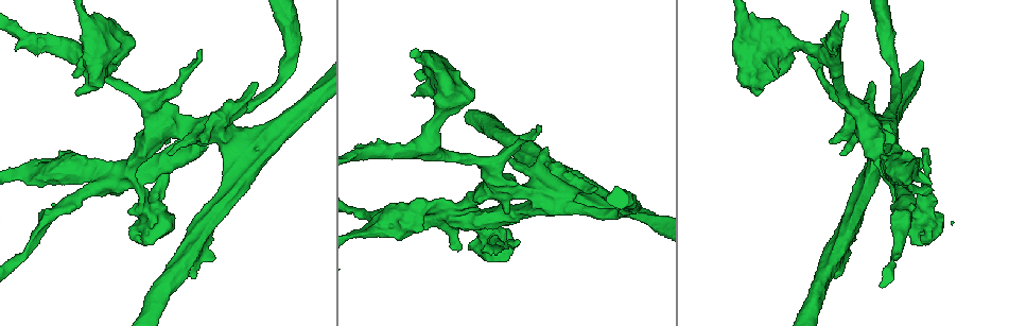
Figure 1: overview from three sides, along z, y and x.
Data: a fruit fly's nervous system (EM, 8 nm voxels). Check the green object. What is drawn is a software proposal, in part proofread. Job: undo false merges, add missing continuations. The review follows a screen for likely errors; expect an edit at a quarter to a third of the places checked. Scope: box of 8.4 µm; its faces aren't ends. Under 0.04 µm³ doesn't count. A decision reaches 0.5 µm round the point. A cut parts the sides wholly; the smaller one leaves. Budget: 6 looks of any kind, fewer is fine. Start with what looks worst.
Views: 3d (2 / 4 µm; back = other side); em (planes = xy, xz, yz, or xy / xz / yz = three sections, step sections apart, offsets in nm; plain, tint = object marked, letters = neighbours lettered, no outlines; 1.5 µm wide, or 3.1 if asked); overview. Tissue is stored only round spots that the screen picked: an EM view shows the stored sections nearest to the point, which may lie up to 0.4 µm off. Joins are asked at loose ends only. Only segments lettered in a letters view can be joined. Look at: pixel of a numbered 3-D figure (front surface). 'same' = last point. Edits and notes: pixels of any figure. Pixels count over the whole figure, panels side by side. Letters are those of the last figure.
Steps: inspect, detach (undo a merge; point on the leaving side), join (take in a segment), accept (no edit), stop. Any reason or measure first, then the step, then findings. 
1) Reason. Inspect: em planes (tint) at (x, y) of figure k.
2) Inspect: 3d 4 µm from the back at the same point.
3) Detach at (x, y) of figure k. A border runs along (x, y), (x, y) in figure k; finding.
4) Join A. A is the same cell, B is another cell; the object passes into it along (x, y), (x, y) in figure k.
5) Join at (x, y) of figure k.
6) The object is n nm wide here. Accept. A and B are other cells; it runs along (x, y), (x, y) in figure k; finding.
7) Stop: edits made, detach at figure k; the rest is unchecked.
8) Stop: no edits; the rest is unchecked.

Stops while still wide. Inspect: 3d 4 µm at (546, 164) of figure 1.

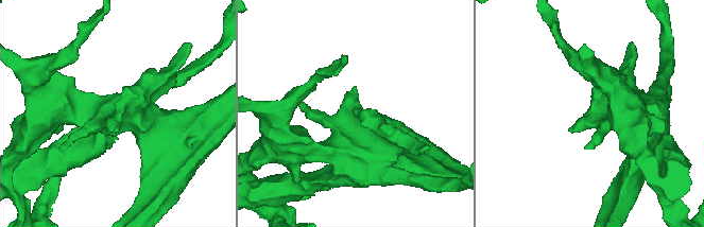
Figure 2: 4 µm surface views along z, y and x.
Need the tissue. Inspect: em planes (letters) at (122, 99) of figure 2.

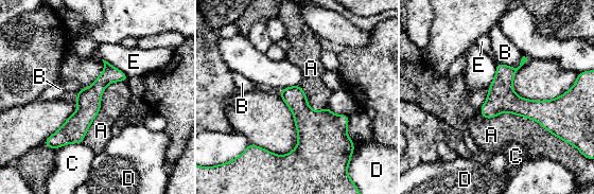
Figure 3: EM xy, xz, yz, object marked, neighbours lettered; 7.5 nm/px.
Accept. A, B, C, D and E are other cells; no lettered segment goes on from it.

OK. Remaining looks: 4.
Sudden change in width. Inspect: em planes (tint) at (27, 170) of figure 1.

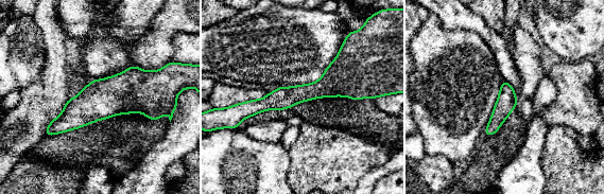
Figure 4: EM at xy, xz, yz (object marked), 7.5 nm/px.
What lies round it. Inspect: em planes (letters) at the same point.

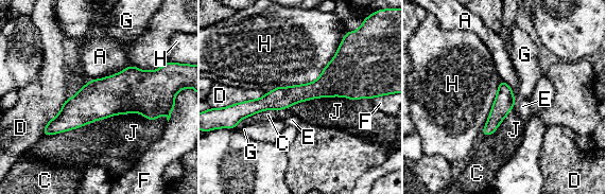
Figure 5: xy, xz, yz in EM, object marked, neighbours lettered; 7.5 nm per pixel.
The object is 140 nm wide here. Accept. A, C, D, E, F, G, H and J are other cells; a border runs along (168, 120), (126, 112), (83, 126) in figure 5; one cell here.

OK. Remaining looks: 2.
Stop: no edits; the rest is unchecked.

